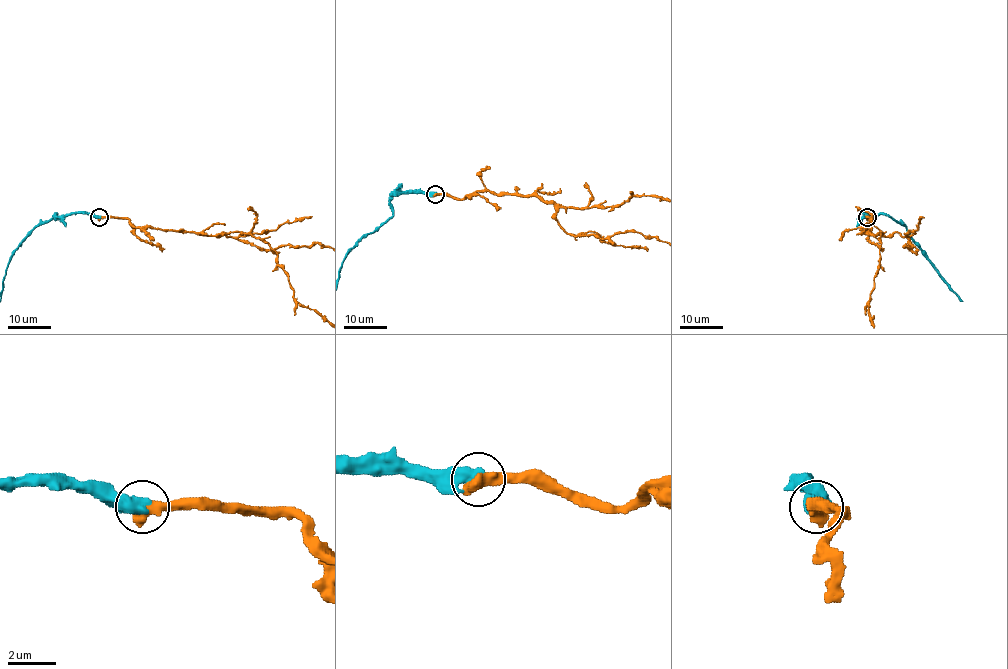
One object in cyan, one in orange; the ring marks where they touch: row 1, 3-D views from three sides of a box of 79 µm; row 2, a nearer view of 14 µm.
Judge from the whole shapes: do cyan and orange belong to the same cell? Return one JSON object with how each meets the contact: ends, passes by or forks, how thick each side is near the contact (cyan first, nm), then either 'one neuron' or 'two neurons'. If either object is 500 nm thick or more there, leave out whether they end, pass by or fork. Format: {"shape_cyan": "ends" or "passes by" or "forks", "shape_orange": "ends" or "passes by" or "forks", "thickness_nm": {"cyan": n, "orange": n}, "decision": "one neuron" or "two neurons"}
{"thickness_nm": {"cyan": 600, "orange": 750}, "decision": "two neurons"}

